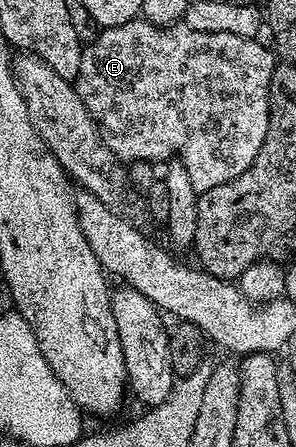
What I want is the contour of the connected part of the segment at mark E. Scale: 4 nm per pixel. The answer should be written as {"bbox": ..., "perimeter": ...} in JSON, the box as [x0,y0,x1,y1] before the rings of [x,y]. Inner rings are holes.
{"bbox":[75,17,278,193],"perimeter":[[[138,17],[127,21],[125,25],[115,25],[98,30],[97,34],[82,46],[75,88],[83,105],[86,106],[87,113],[93,119],[102,142],[117,160],[124,161],[126,164],[157,165],[160,164],[160,159],[169,161],[174,157],[180,157],[187,169],[187,177],[191,177],[191,185],[200,193],[207,189],[215,189],[215,185],[223,185],[239,177],[239,173],[243,173],[251,165],[251,161],[255,161],[259,153],[259,145],[263,145],[263,137],[267,137],[269,86],[271,85],[271,73],[275,73],[278,62],[278,56],[270,48],[259,45],[259,41],[254,39],[235,37],[235,33],[199,33],[184,25],[156,27],[154,23]]]}

